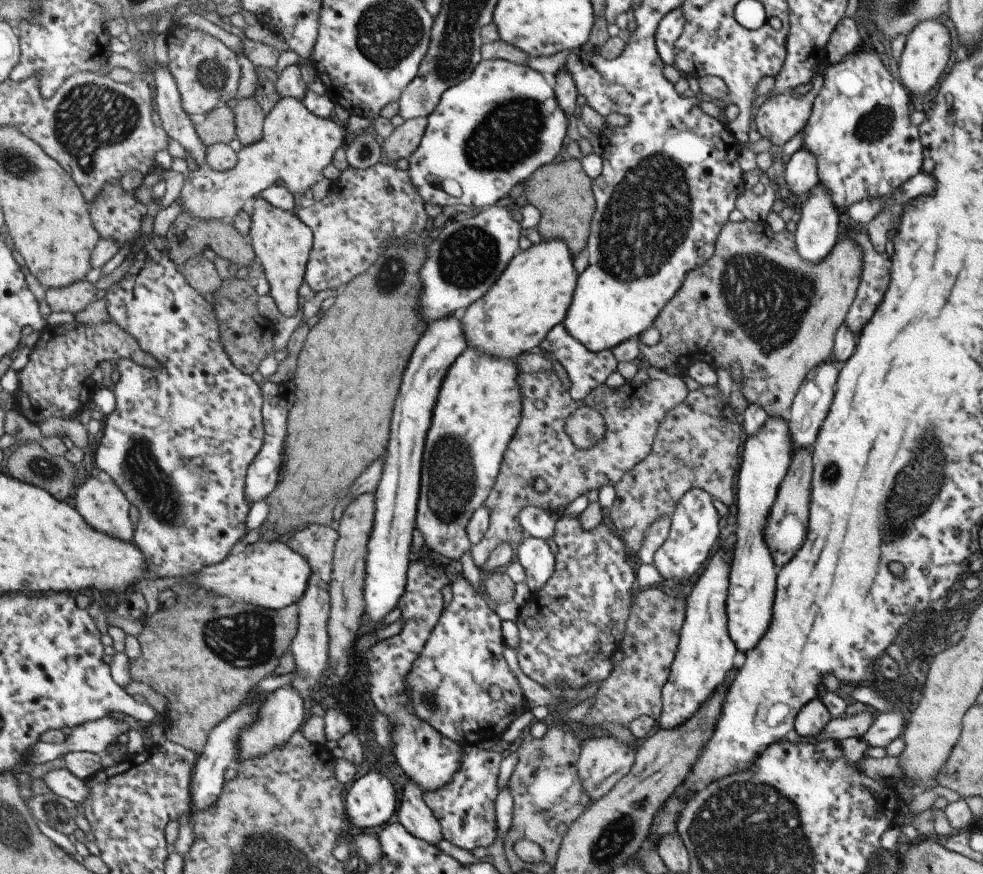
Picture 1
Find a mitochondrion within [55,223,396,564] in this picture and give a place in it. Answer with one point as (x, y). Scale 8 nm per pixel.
(151, 484)

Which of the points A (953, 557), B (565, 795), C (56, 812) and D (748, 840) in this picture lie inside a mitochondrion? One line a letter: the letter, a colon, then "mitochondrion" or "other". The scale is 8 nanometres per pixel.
A: other
B: mitochondrion
C: mitochondrion
D: mitochondrion

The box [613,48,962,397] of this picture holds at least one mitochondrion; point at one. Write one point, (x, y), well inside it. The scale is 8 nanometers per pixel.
(768, 300)

